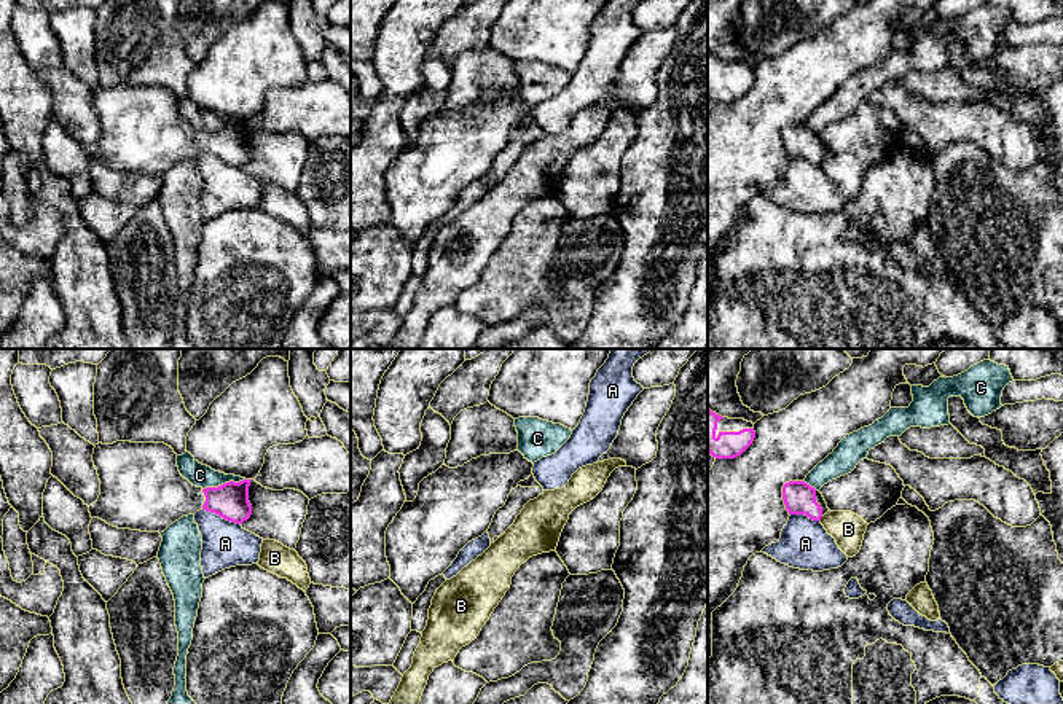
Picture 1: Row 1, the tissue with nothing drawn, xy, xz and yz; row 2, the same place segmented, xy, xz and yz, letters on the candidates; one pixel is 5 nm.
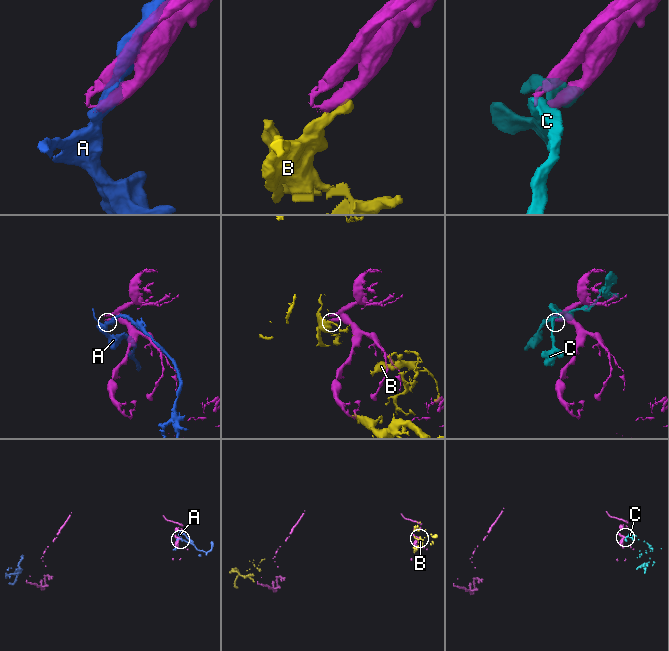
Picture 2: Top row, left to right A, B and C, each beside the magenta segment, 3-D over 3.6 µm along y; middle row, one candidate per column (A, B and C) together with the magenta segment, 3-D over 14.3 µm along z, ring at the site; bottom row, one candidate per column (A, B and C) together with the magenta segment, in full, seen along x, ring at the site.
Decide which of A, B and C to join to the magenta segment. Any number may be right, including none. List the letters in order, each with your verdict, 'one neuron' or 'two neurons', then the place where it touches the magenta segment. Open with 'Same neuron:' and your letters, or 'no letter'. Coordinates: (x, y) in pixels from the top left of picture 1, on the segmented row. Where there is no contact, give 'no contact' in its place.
Same neuron: no letter
A: two neurons | xy (222, 516)
B: two neurons | yz (821, 516)
C: two neurons | xy (225, 483)

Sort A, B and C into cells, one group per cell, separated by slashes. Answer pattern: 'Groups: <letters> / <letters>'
Groups: A / B / C

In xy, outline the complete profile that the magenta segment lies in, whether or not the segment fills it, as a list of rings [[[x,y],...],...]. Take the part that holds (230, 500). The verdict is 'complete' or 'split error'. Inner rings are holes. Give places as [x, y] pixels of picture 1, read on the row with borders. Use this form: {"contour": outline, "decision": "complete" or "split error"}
{"contour": [[[99,443],[92,462],[100,479],[100,495],[89,505],[91,518],[118,529],[161,534],[199,510],[236,524],[252,514],[252,479],[196,487],[180,475],[177,454],[164,443]]], "decision": "split error"}

